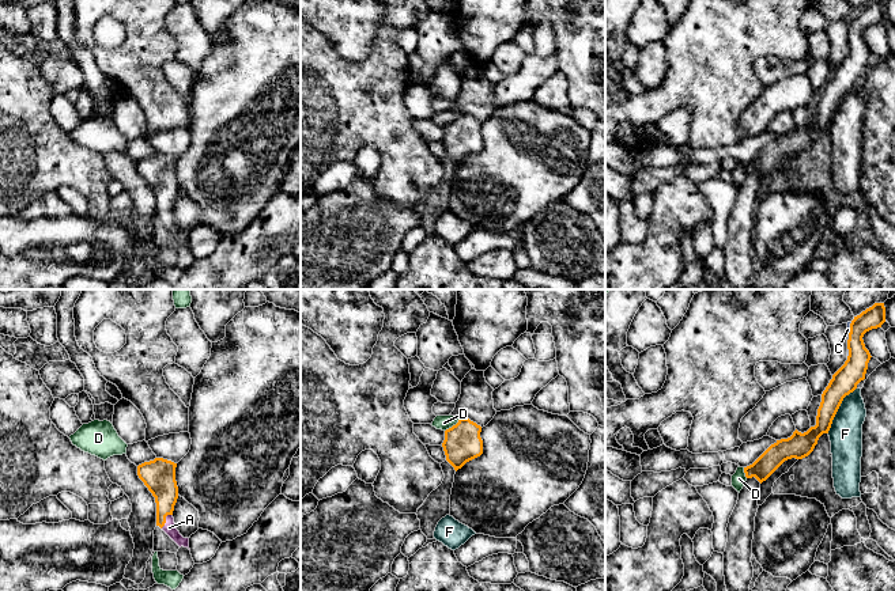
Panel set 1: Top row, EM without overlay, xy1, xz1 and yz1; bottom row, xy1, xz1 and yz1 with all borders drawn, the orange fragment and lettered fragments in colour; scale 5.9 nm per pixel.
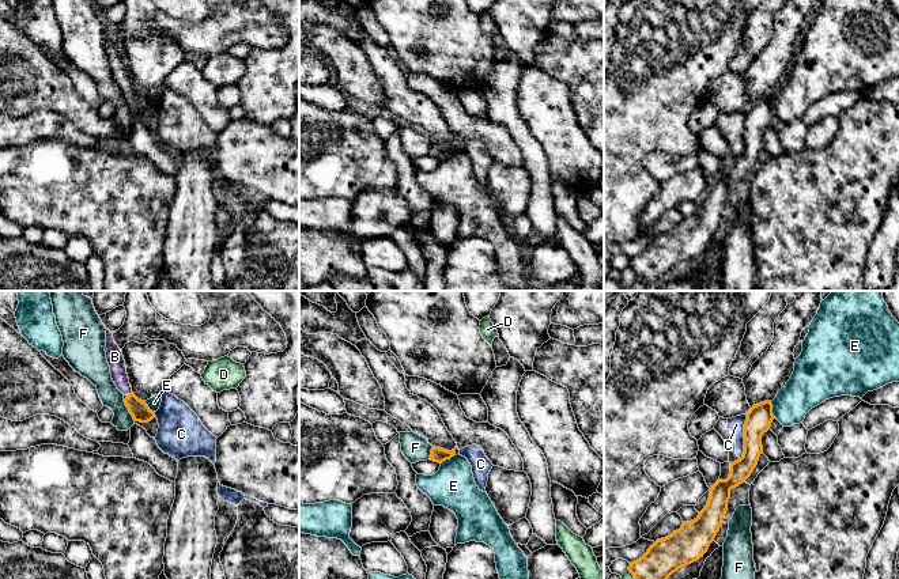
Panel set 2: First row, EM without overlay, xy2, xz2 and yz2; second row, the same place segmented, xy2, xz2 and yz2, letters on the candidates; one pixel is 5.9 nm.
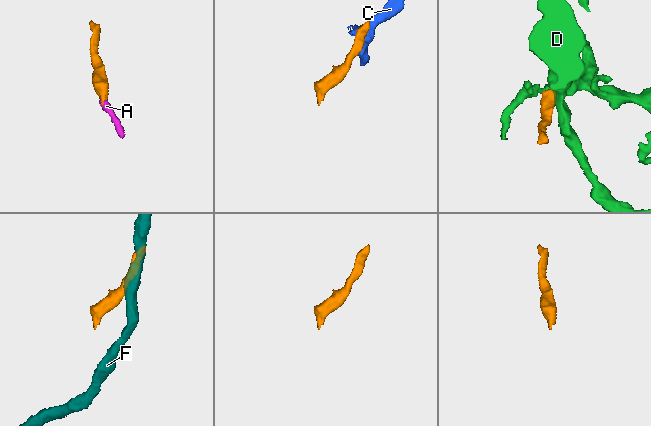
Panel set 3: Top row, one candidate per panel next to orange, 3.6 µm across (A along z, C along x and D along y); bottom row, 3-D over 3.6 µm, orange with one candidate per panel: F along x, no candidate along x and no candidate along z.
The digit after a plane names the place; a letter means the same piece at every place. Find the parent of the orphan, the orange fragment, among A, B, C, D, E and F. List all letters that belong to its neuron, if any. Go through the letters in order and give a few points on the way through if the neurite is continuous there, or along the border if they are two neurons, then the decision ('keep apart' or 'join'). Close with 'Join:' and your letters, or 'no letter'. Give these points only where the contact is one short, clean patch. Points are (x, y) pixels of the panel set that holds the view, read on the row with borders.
A: runs through xy1 (159, 478), (165, 489), (165, 519), (169, 527); join
B: runs through xy2 (139, 409), (128, 394), (119, 375), (114, 356); join
C: border along yz2 (747, 415), (743, 455), (740, 458); keep apart
D: border along xz1 (460, 419), (445, 431); keep apart
E: border along yz2 (770, 401), (775, 417); keep apart
F: keep apart
Join: A, B

